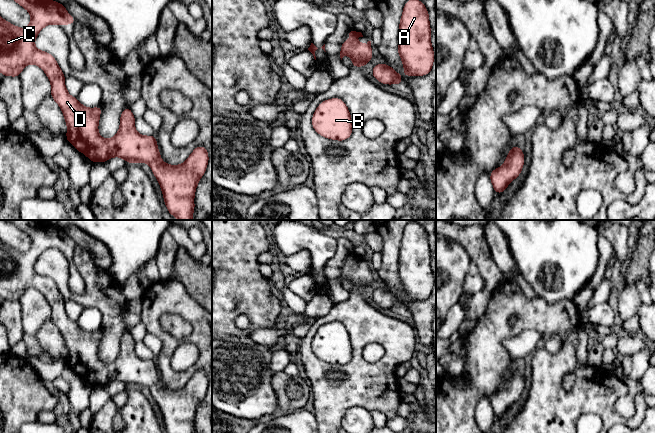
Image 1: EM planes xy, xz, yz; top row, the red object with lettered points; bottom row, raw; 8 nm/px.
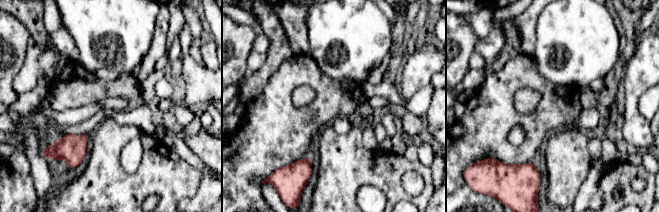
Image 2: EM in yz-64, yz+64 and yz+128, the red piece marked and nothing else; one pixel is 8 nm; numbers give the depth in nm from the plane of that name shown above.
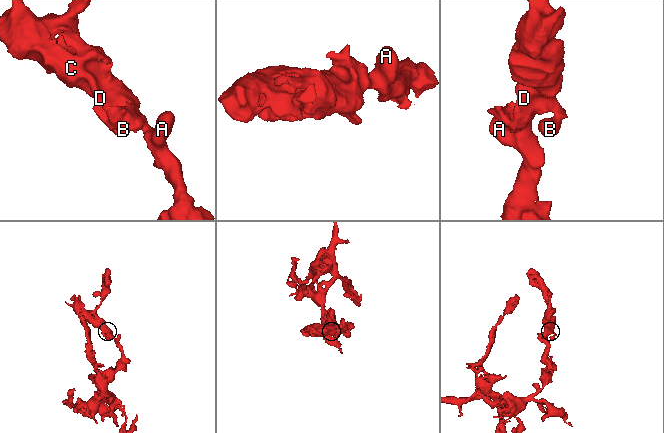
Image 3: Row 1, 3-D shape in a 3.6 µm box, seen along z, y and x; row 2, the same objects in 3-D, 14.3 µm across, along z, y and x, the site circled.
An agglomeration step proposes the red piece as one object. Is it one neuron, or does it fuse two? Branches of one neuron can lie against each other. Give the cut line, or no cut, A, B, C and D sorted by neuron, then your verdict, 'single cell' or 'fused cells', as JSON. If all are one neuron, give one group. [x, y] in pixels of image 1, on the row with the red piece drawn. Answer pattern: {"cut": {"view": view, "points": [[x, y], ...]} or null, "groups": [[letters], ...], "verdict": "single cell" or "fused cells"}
{"cut": null, "groups": [["A", "B", "C", "D"]], "verdict": "single cell"}

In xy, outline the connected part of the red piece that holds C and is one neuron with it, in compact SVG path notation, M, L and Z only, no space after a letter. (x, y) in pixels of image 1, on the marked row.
M14 0L25 8L31 15L31 22L25 28L19 28L5 21L0 16L0 73L3 76L19 77L22 70L28 64L39 66L51 82L51 97L59 105L67 124L66 139L76 150L85 154L92 163L105 163L112 157L121 157L127 163L141 162L150 165L153 174L159 182L163 193L164 202L171 216L179 220L193 220L195 209L194 197L197 185L204 175L208 161L208 151L204 146L196 146L188 159L180 165L169 165L161 159L155 135L144 136L139 134L135 125L135 116L126 107L120 116L120 127L117 134L111 139L104 139L98 132L98 124L102 106L88 108L83 106L77 99L69 95L65 87L65 76L56 59L45 51L37 49L34 45L39 32L49 24L65 26L75 24L77 21L67 12L64 4L53 0Z

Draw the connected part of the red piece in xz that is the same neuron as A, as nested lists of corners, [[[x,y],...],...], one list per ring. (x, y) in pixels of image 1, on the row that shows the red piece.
[[[420,0],[405,3],[398,33],[398,54],[405,76],[425,76],[431,72],[434,51],[428,16],[428,10]]]

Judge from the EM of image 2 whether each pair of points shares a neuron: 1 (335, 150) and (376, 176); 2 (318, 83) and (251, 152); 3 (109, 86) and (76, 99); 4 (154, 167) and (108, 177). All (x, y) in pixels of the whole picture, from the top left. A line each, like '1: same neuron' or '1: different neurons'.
1: same neuron
2: same neuron
3: same neuron
4: same neuron

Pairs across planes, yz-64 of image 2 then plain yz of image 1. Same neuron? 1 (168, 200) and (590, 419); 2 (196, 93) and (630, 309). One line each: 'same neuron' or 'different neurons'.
1: different neurons
2: different neurons

